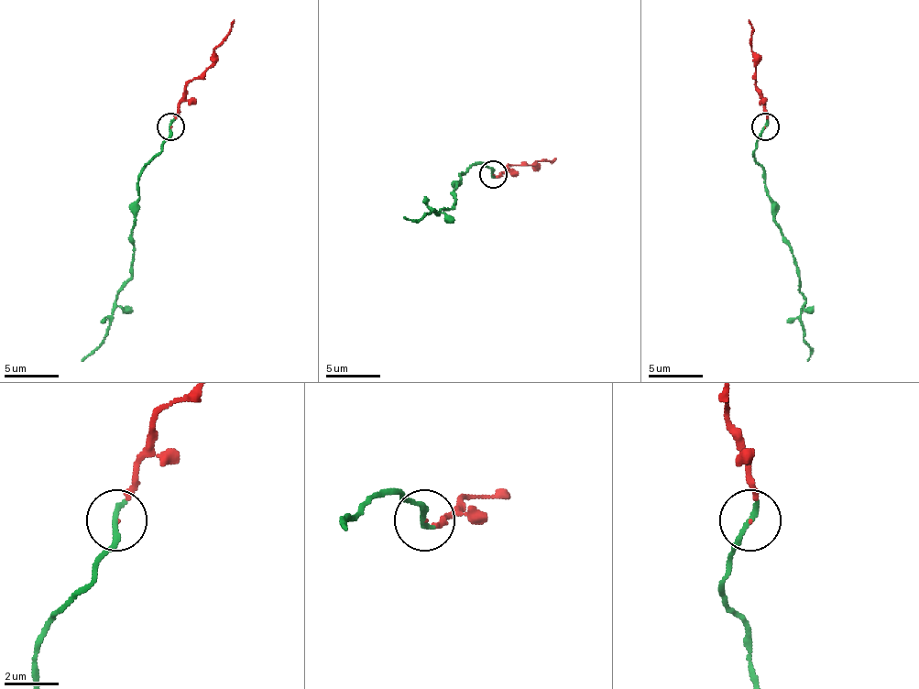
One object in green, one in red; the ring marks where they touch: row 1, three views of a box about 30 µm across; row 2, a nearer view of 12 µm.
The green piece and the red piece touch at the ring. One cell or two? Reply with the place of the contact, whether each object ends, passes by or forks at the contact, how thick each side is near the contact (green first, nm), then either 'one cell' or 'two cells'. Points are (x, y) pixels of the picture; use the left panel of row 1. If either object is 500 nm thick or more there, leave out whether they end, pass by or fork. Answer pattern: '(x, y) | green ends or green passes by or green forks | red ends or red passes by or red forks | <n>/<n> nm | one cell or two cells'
(170, 126) | green ends | red ends | 240/40 nm | one cell

